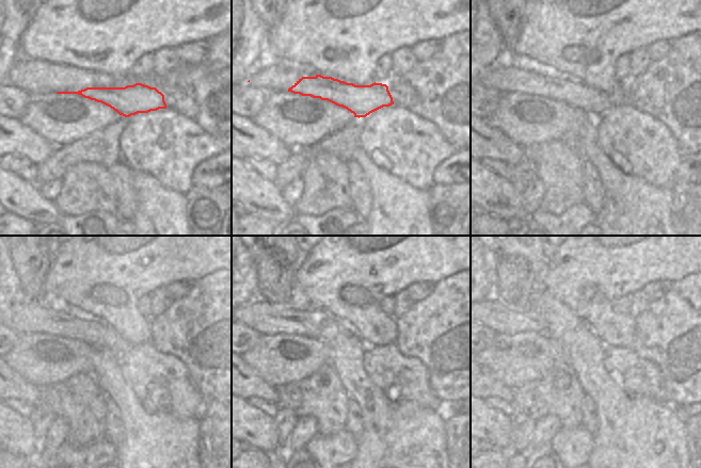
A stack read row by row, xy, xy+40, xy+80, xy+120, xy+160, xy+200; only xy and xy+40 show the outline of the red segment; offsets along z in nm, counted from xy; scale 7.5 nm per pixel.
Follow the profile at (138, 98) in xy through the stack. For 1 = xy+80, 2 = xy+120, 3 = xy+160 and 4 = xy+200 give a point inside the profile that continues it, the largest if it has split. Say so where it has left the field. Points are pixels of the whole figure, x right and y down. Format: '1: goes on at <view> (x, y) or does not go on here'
1: goes on at xy+80 (506, 77)
2: goes on at xy+120 (25, 317)
3: goes on at xy+160 (266, 318)
4: goes on at xy+200 (492, 312)

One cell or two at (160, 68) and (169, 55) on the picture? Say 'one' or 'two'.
one

